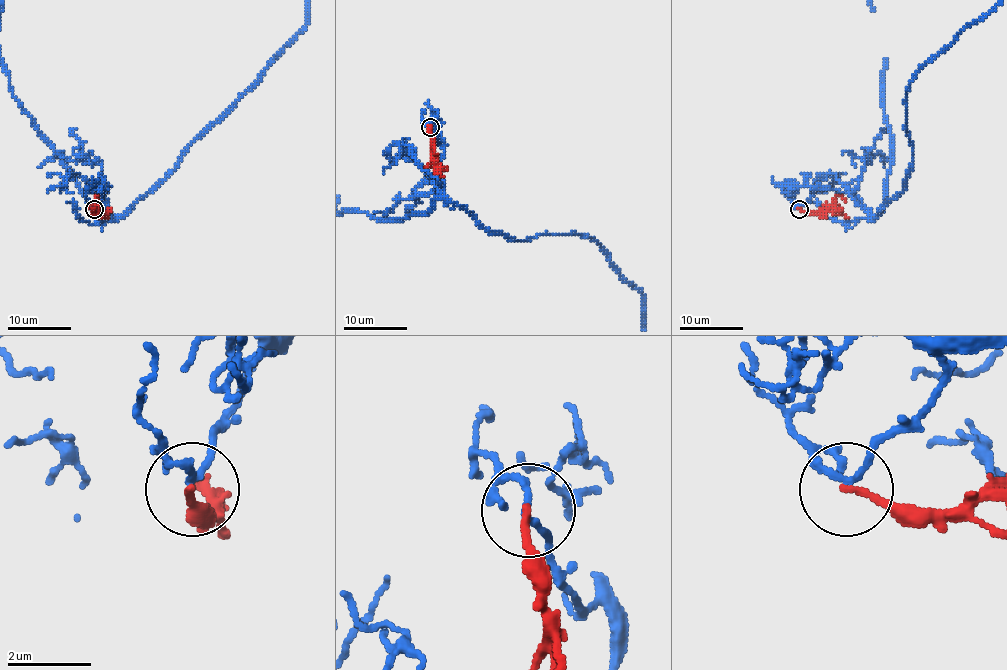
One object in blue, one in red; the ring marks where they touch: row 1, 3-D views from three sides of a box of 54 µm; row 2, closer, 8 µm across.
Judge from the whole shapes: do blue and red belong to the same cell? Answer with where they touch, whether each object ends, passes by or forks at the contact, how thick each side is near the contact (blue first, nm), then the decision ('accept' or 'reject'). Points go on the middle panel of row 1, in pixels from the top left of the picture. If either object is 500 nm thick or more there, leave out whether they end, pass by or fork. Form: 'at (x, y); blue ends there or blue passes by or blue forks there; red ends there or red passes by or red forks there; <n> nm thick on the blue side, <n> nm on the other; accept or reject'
at (430, 127); blue passes by; red ends there; 150 nm thick on the blue side, 170 nm on the other; reject

